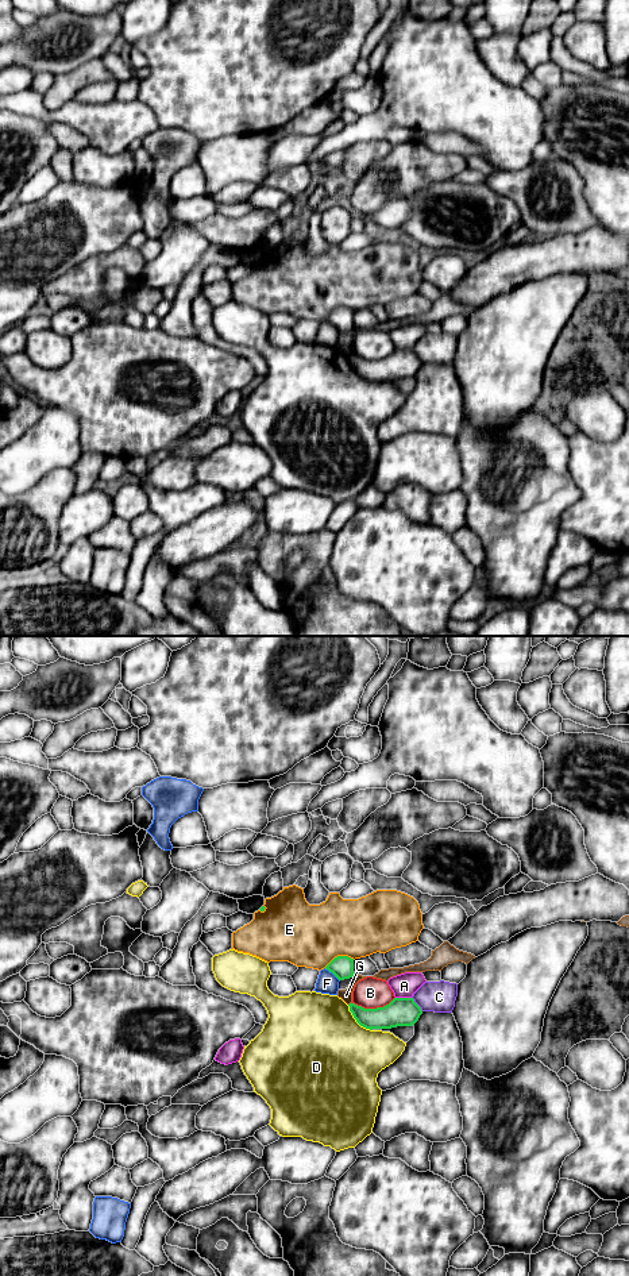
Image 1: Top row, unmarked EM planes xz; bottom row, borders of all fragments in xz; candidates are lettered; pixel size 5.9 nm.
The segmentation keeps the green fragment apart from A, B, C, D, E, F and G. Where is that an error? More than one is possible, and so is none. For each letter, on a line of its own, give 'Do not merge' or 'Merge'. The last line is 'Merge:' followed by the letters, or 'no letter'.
A: Do not merge
B: Do not merge
C: Do not merge
D: Do not merge
E: Do not merge
F: Merge
G: Do not merge
Merge: F

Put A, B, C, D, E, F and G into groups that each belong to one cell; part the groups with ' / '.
A / B / C / D / E / F / G

